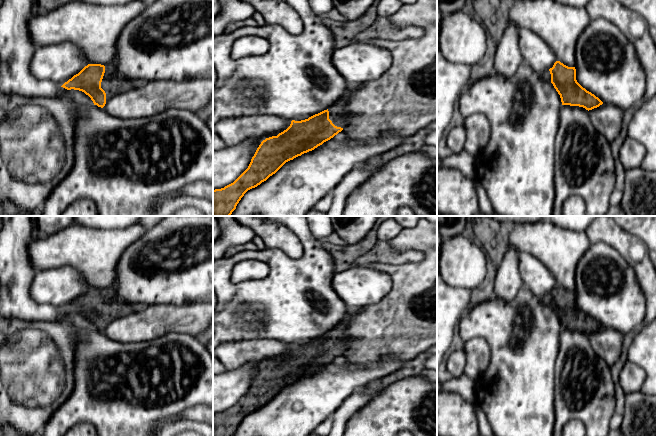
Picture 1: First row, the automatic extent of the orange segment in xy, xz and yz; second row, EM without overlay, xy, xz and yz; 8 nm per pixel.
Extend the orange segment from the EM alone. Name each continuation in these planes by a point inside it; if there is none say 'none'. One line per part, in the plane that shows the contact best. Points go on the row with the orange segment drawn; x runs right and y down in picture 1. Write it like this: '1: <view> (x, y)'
1: xy (112, 83)

